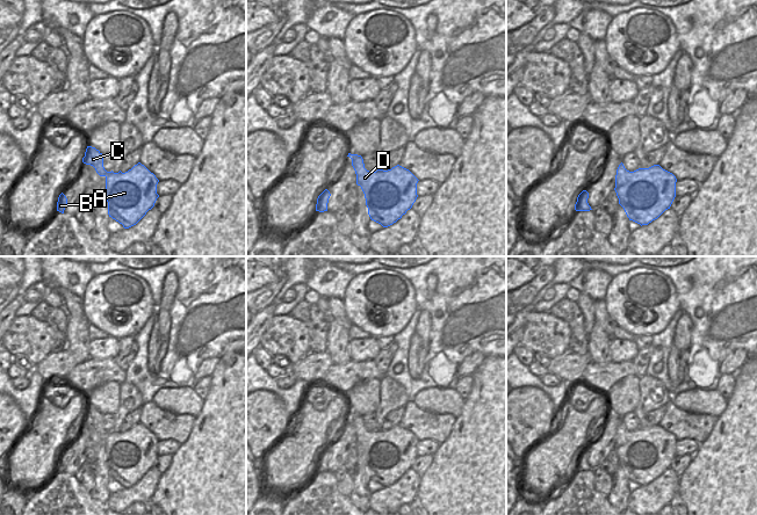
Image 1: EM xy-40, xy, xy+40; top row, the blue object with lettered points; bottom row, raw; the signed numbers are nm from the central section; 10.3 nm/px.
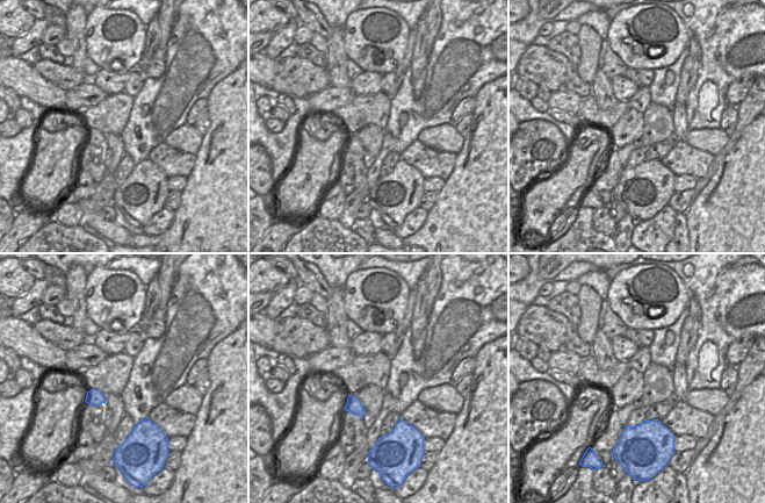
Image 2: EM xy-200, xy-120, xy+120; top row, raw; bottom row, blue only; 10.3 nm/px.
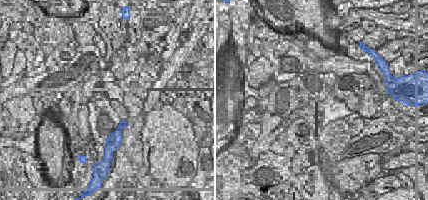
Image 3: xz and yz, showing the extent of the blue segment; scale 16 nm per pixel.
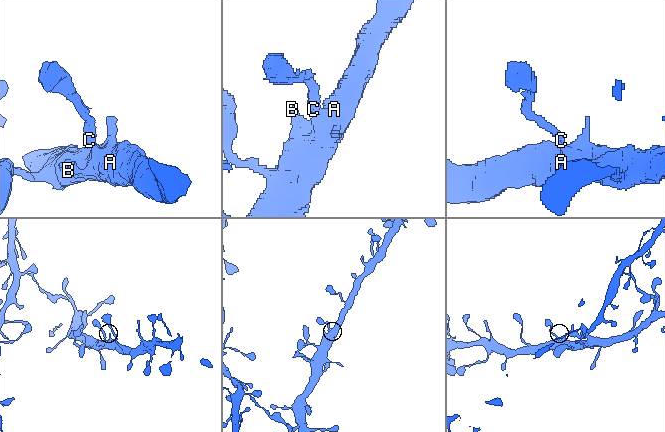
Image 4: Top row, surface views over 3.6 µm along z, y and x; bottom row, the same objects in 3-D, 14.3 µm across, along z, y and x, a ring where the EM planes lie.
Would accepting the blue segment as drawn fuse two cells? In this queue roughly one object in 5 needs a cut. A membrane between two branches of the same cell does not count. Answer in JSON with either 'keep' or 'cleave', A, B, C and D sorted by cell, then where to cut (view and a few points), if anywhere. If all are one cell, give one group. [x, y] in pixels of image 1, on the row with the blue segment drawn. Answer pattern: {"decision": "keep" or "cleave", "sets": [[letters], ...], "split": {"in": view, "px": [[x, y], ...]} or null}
{"decision": "keep", "sets": [["A", "B", "C", "D"]], "split": null}

